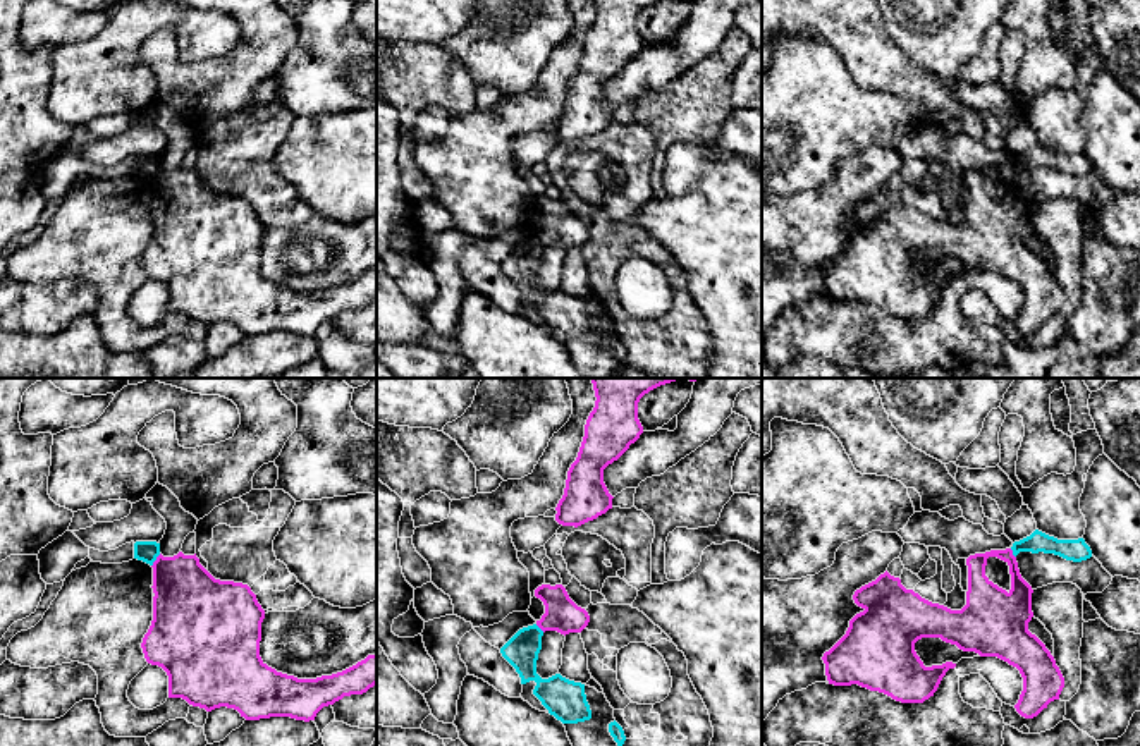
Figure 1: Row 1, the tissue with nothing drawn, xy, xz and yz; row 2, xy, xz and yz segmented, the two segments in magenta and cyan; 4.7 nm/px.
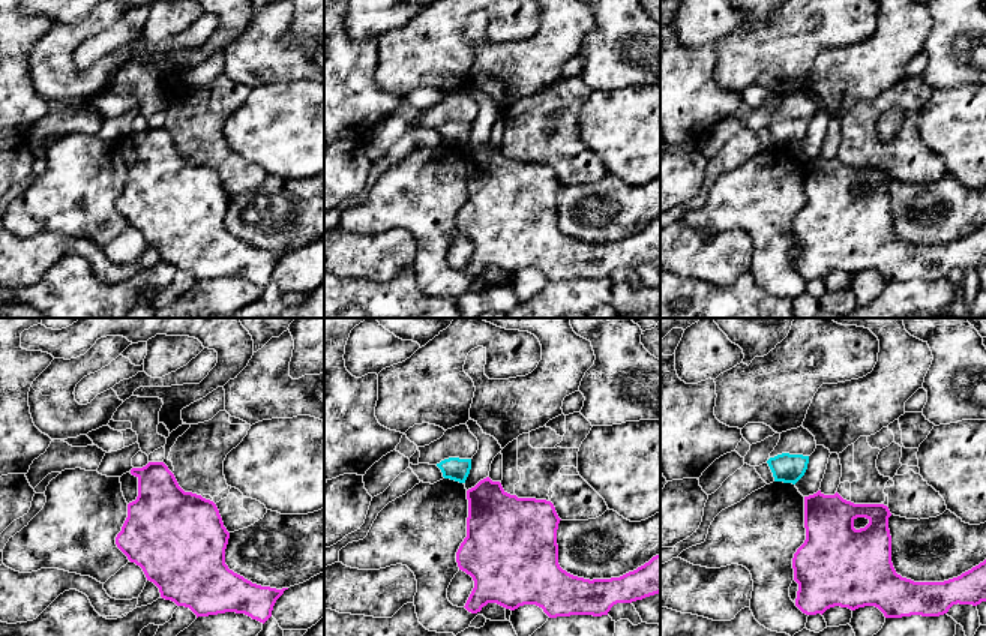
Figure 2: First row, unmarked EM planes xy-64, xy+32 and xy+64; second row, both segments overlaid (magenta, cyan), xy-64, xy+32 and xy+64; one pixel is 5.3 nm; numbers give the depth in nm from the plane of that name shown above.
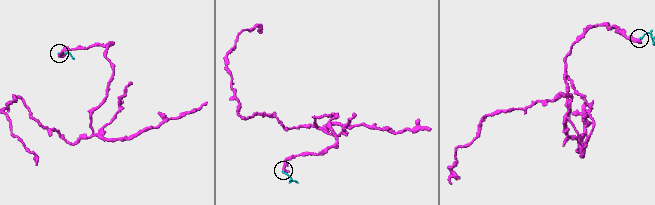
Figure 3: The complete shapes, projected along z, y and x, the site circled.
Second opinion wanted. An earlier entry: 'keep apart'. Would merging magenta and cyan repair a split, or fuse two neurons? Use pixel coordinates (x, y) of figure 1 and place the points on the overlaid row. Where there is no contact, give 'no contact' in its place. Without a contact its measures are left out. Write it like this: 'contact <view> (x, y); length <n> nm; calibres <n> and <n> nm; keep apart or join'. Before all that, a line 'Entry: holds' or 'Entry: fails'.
Entry: holds
contact xy (155, 561); length 80 nm; calibres 320 and 100 nm; keep apart

